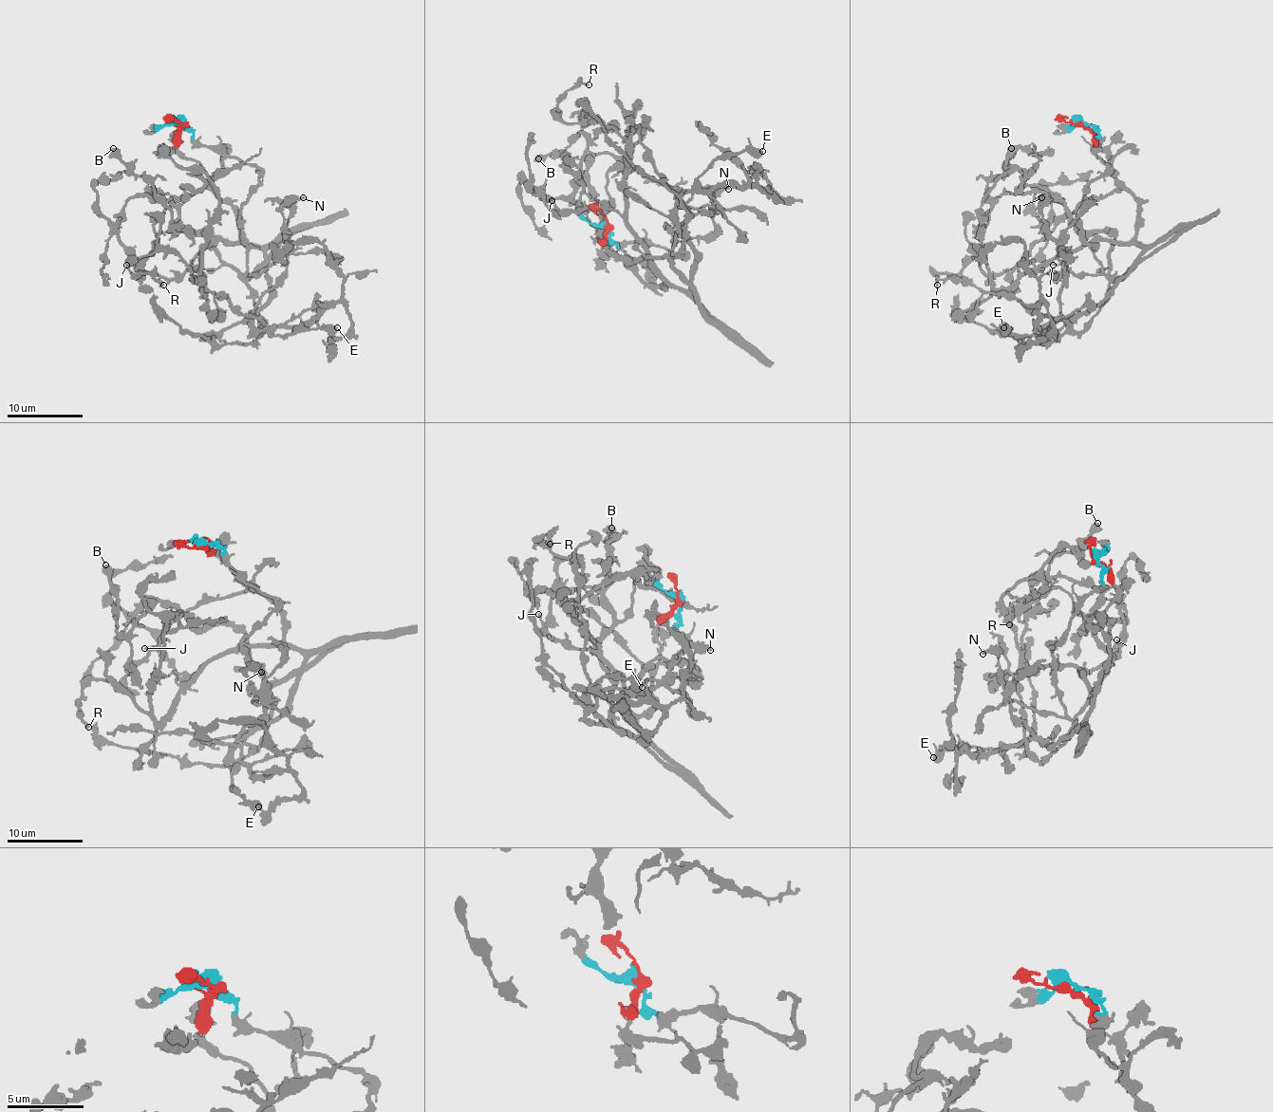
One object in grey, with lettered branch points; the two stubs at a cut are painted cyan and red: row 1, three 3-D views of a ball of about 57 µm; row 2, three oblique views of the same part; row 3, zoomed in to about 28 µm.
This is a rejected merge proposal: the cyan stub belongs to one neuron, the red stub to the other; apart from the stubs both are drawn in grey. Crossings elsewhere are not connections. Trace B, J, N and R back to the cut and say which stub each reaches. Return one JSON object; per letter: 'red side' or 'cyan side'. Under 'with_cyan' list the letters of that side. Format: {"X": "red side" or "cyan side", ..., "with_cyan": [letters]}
{"B": "cyan side", "J": "red side", "N": "cyan side", "R": "red side", "with_cyan": ["B", "N"]}

